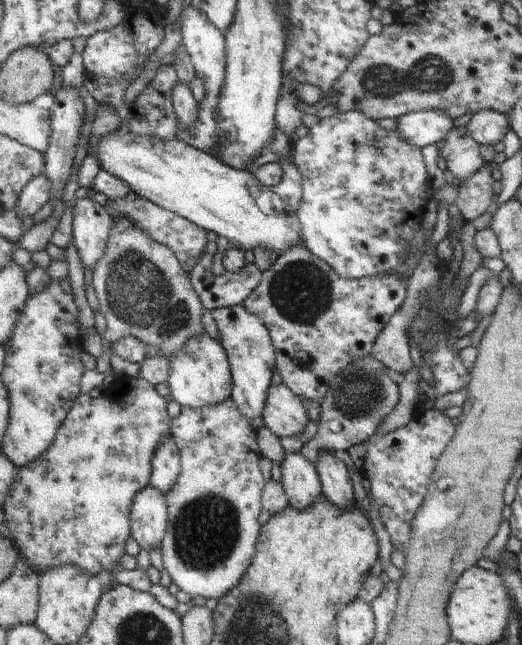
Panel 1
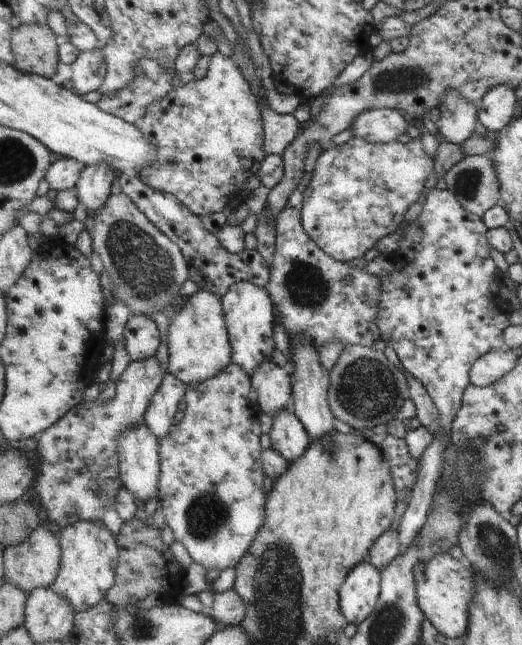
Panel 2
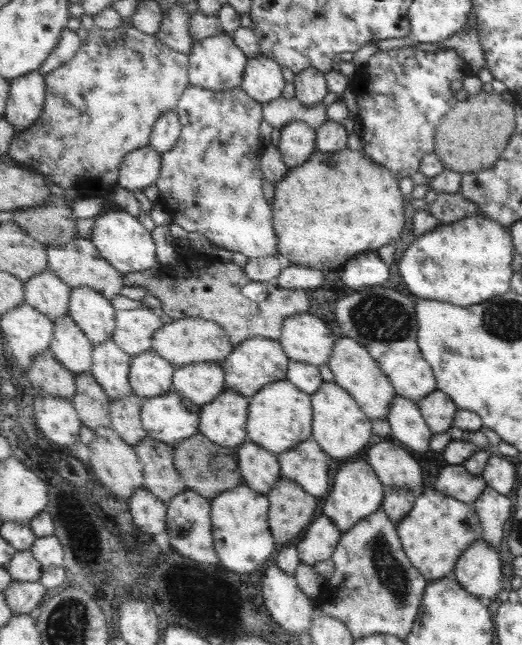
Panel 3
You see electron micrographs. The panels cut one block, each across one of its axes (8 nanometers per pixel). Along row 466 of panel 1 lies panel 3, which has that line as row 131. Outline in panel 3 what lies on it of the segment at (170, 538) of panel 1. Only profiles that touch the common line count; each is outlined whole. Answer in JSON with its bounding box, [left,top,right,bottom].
[156,85,279,259]

